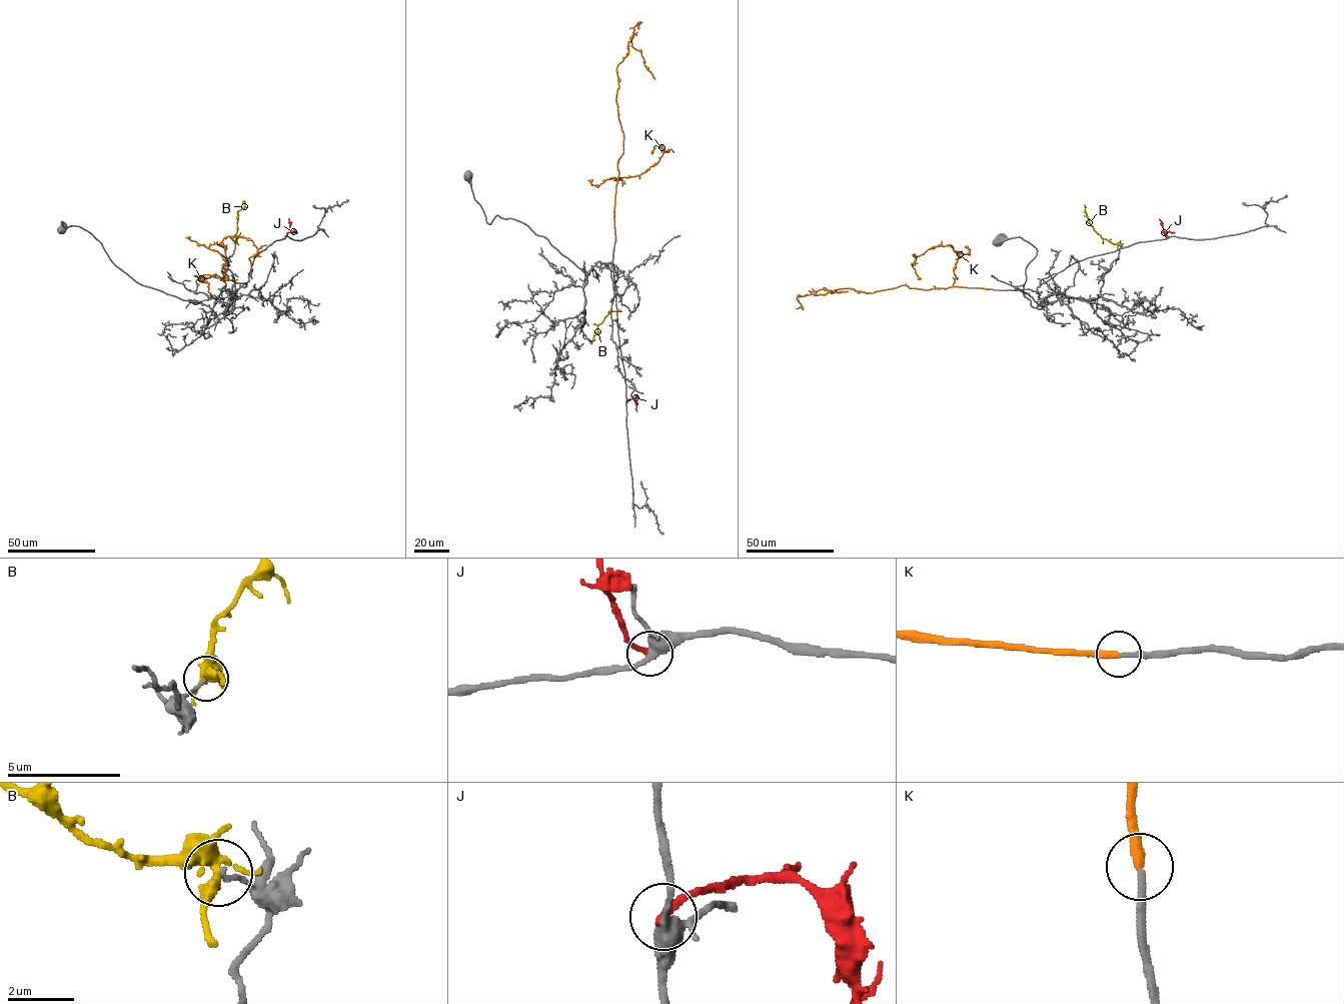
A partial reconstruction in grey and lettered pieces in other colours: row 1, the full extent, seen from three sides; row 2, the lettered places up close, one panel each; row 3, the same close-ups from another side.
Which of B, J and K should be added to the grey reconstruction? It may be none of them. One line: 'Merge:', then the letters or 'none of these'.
Merge: K

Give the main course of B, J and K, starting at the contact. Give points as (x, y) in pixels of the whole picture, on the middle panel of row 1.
B: (592, 339), (604, 316), (611, 310), (617, 311)
J: (626, 400), (632, 398), (637, 410)
K: (614, 227), (617, 160), (623, 151), (616, 67), (627, 53), (630, 38), (654, 79)

